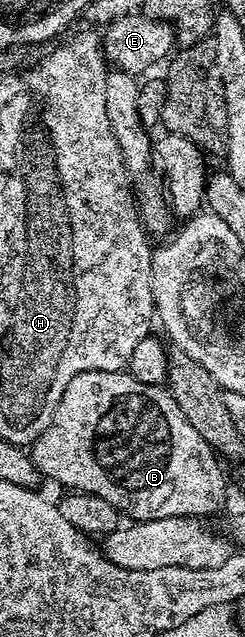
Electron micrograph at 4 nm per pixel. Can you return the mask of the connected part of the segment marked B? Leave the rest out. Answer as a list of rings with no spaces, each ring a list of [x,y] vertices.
[[[84,371],[76,375],[64,387],[60,403],[54,408],[54,414],[42,428],[37,439],[29,446],[30,458],[34,461],[34,466],[38,468],[39,474],[43,478],[51,477],[58,485],[66,485],[67,490],[80,493],[94,493],[100,499],[108,499],[112,507],[116,507],[119,514],[130,516],[131,522],[155,521],[156,519],[168,519],[169,517],[196,517],[206,519],[209,513],[214,513],[226,501],[226,477],[222,474],[222,469],[218,466],[219,458],[216,456],[210,444],[203,439],[200,431],[184,419],[180,407],[176,407],[174,396],[170,394],[169,388],[162,385],[149,385],[140,383],[129,371]]]

